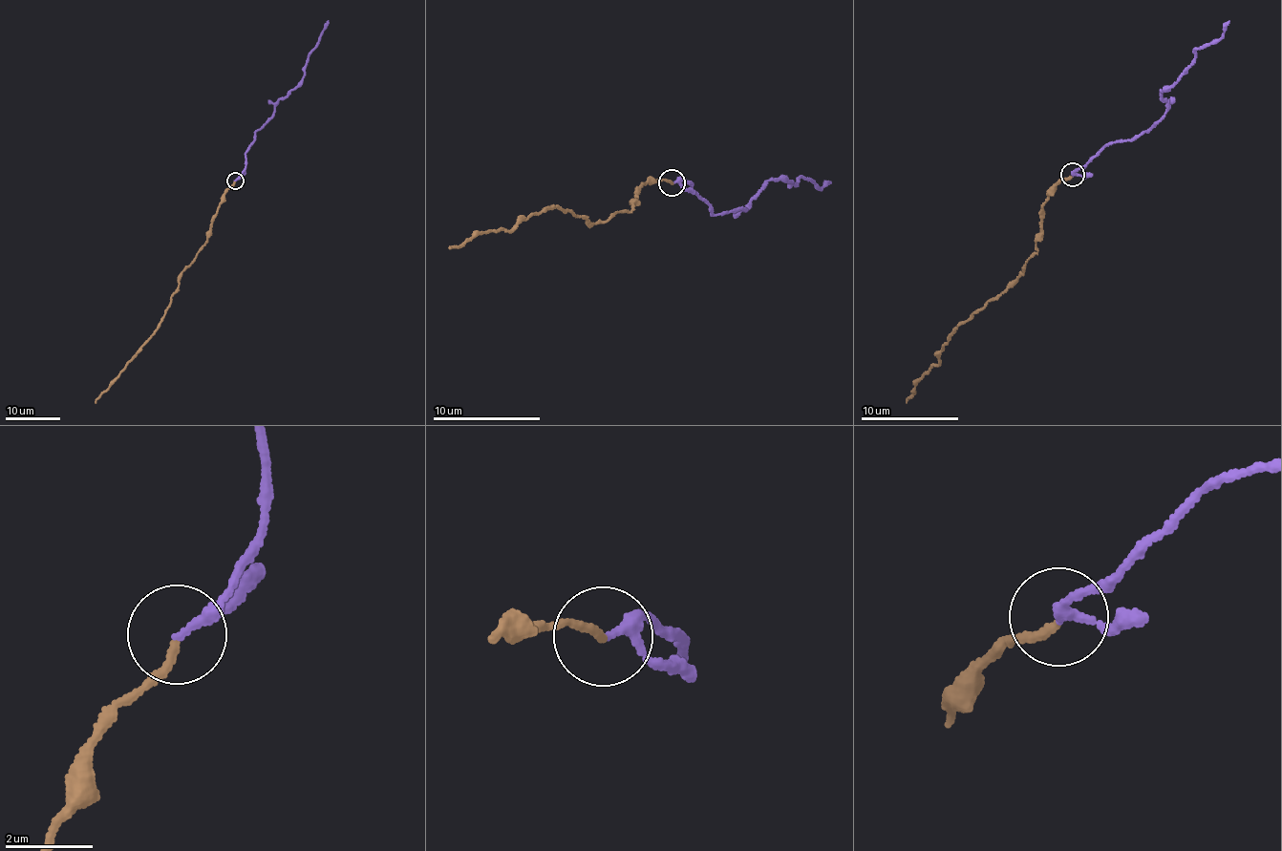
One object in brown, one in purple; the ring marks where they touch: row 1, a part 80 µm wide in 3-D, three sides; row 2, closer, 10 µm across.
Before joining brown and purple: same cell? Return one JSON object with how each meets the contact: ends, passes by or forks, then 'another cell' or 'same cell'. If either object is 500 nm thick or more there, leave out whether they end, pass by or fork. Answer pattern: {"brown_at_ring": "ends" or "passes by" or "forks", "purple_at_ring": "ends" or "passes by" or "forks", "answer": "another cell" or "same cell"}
{"brown_at_ring": "ends", "purple_at_ring": "passes by", "answer": "same cell"}

